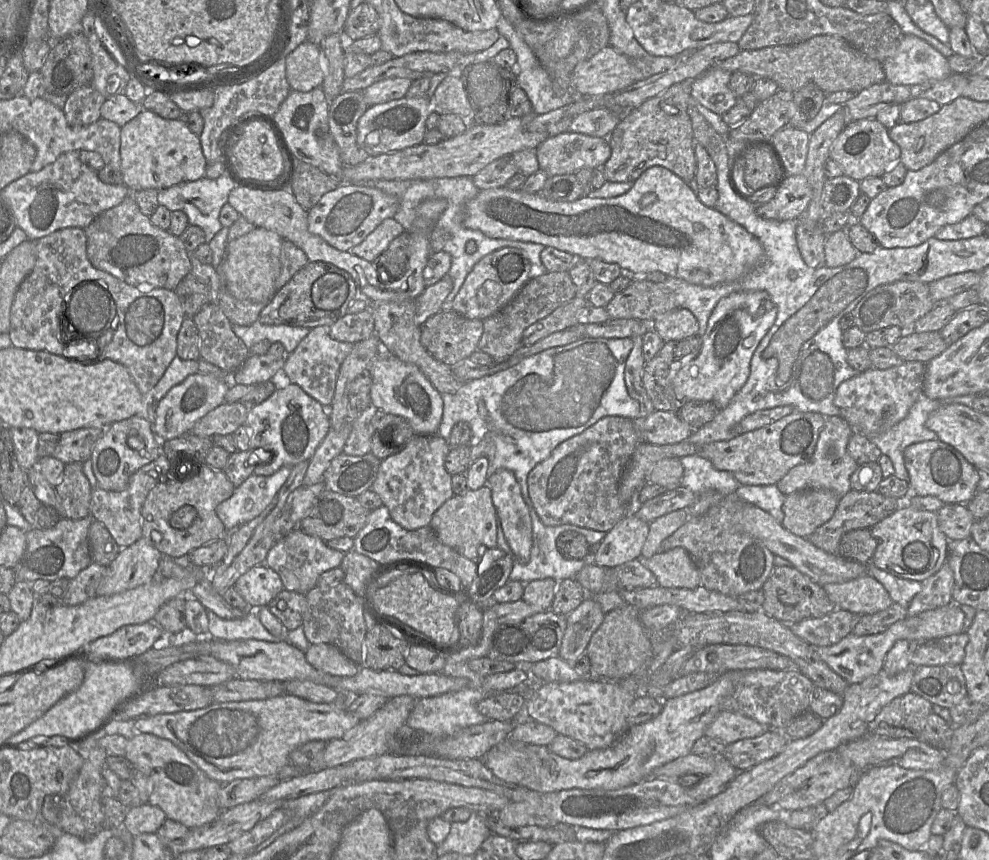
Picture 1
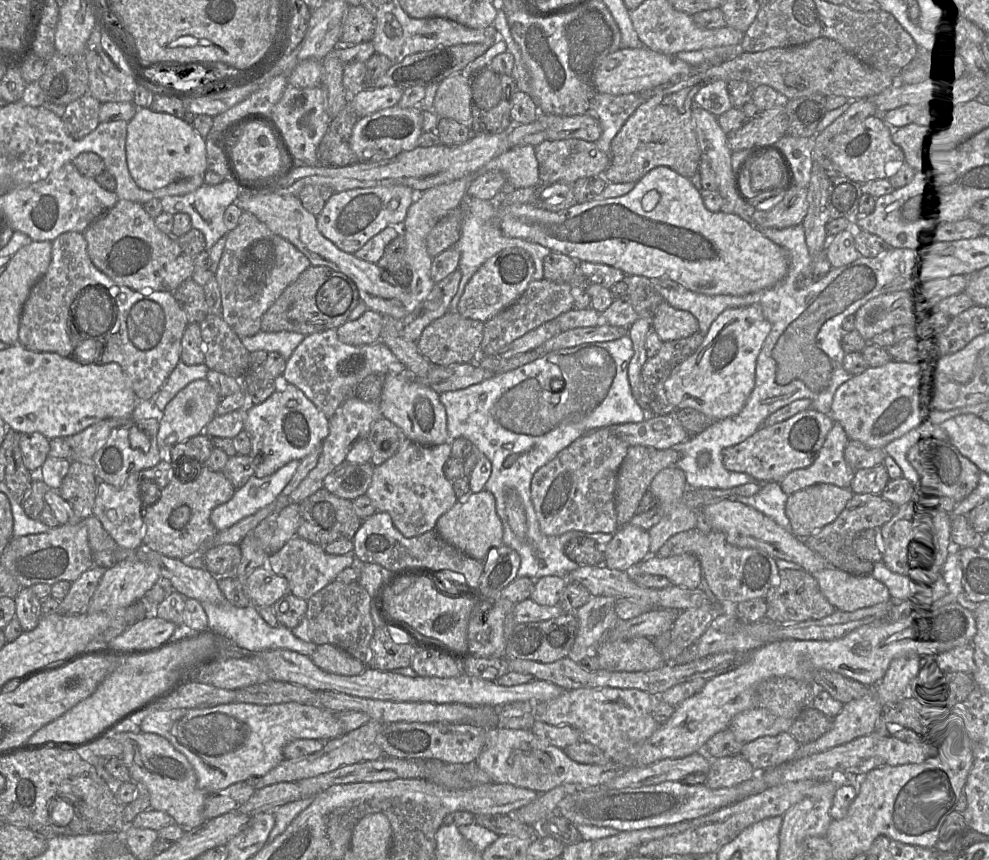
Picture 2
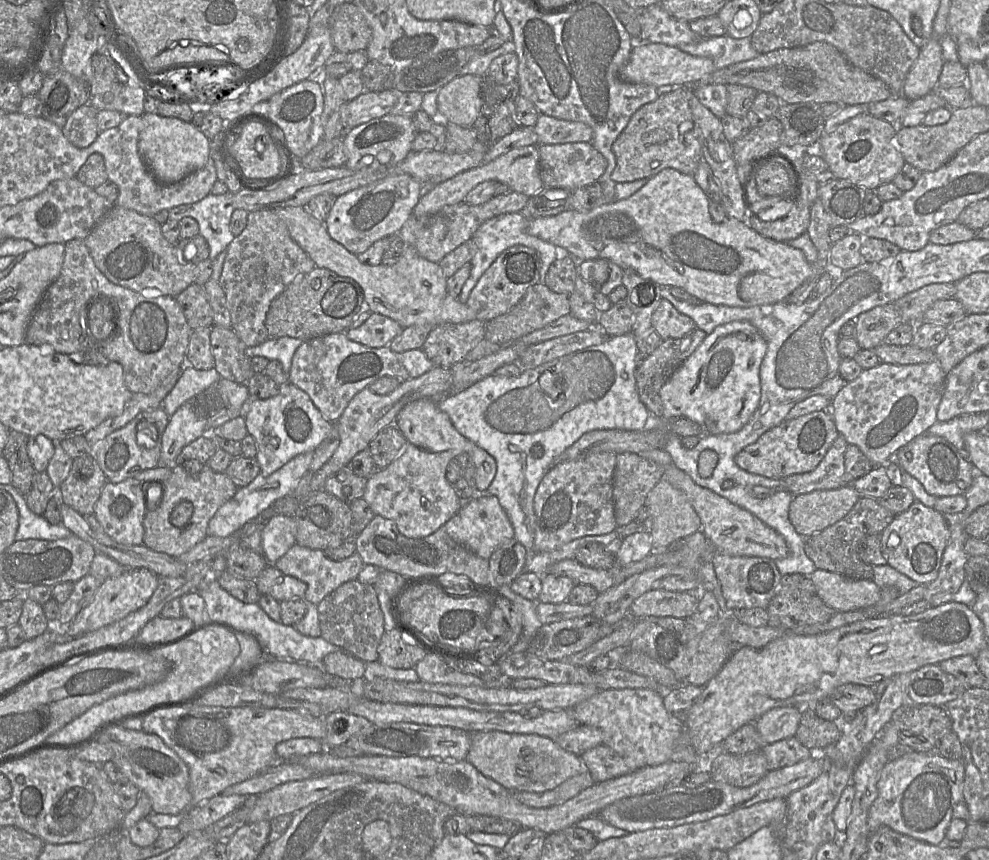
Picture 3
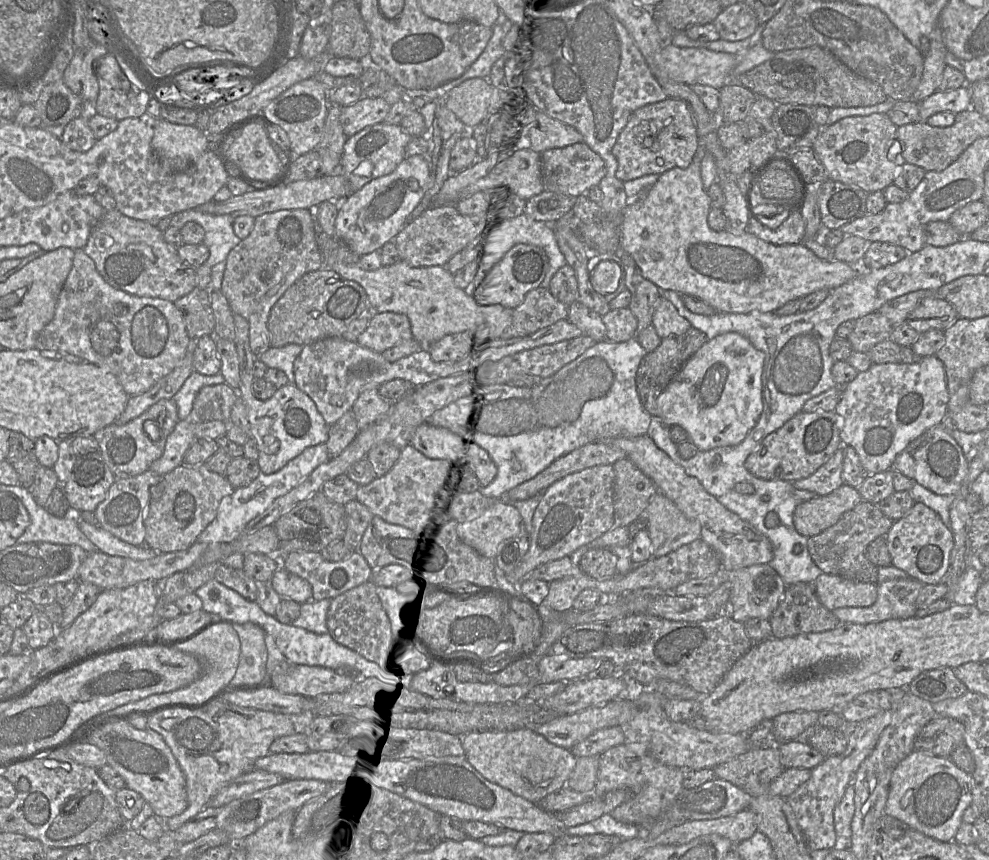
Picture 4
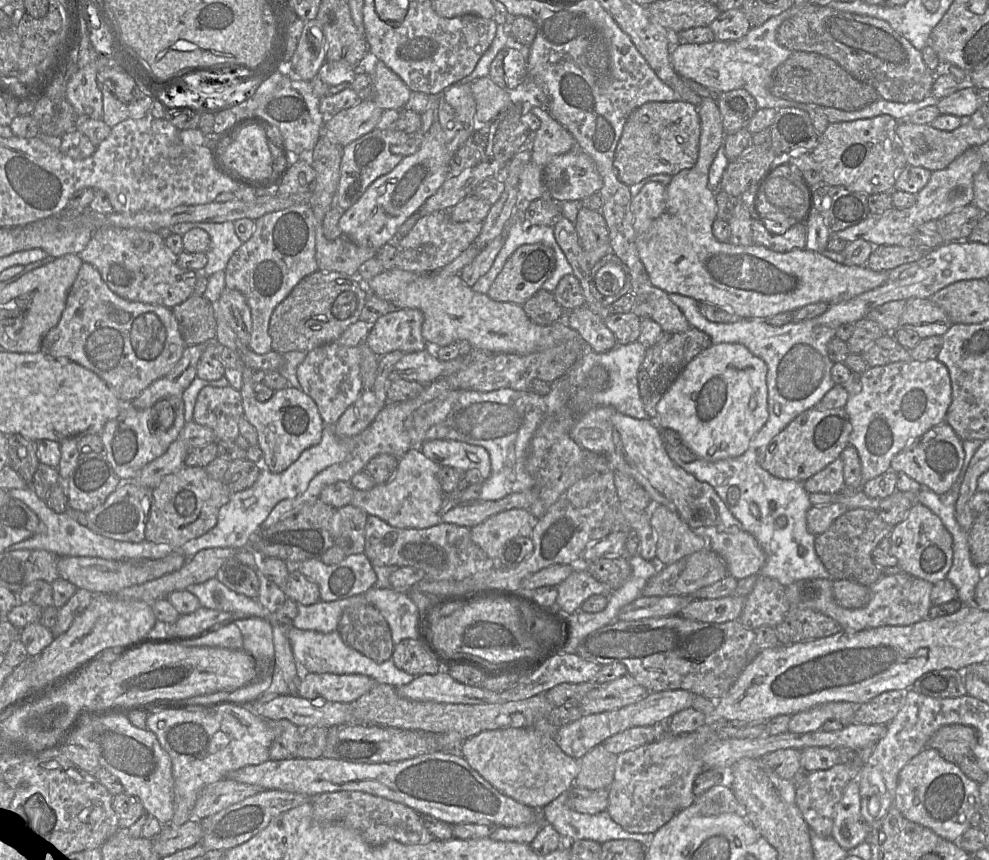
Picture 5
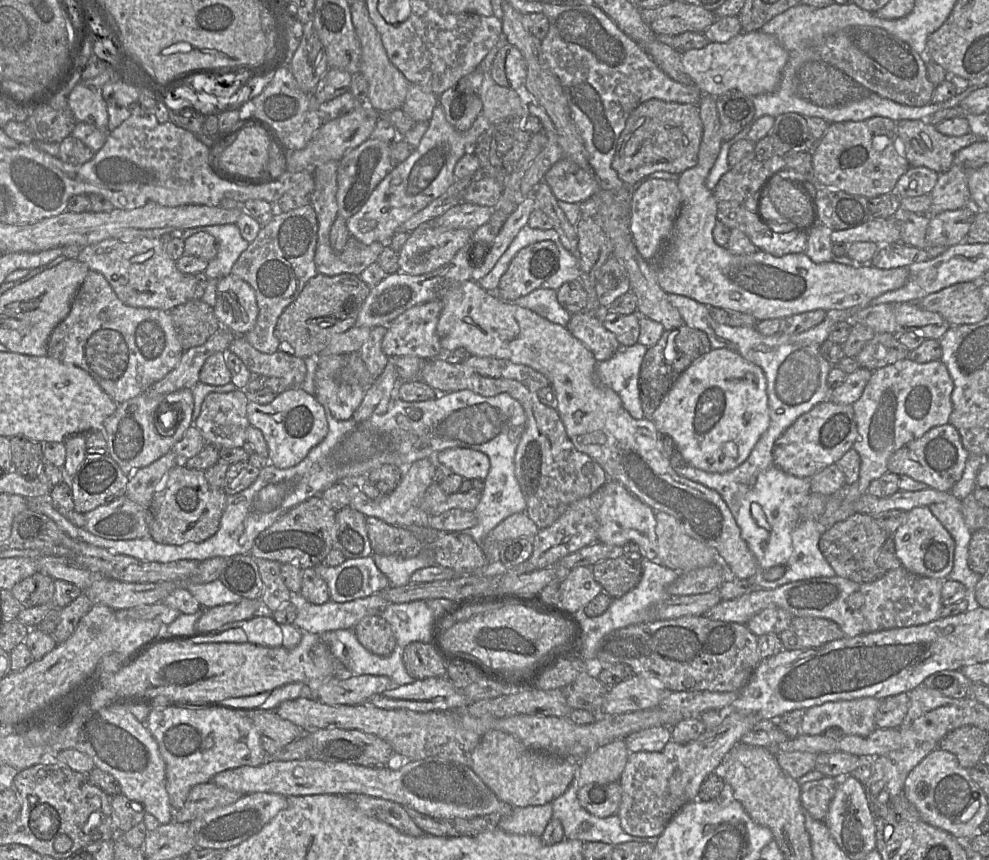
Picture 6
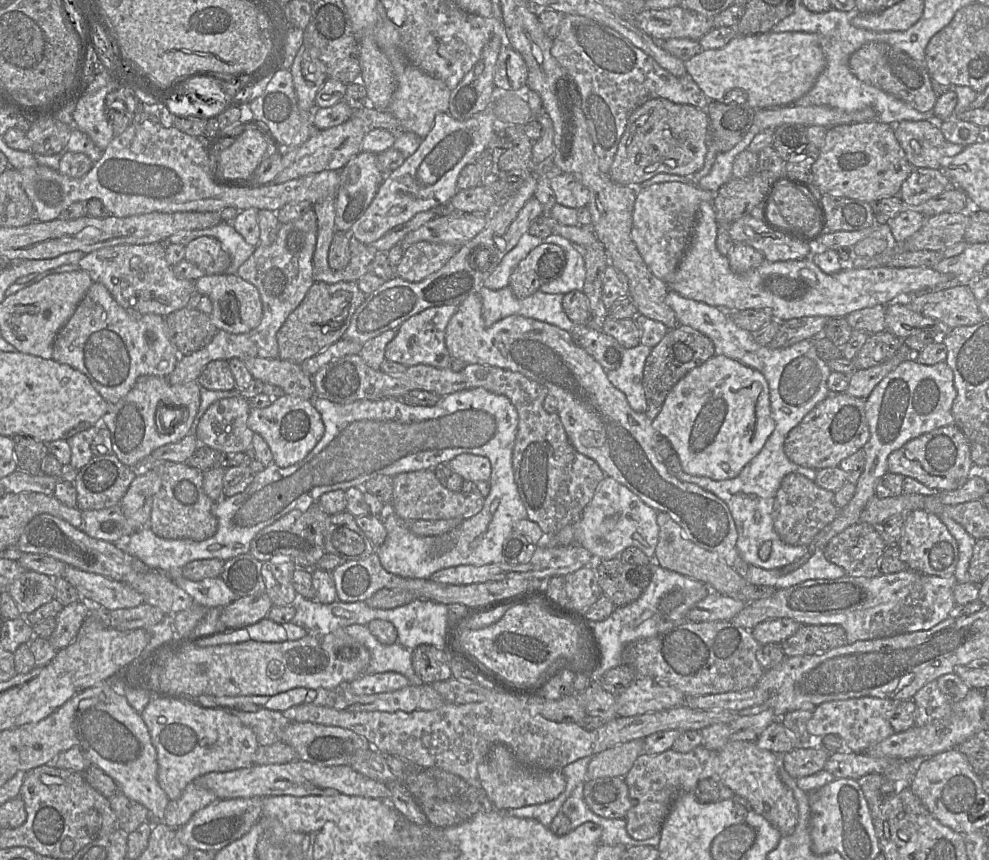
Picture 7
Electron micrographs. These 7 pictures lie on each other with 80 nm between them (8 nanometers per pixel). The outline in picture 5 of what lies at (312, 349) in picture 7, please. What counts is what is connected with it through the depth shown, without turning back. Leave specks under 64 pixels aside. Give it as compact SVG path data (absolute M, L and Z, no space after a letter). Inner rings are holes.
M316 271L304 277L273 310L269 322L272 351L309 352L337 341L342 333L359 320L368 291L357 276L339 272Z

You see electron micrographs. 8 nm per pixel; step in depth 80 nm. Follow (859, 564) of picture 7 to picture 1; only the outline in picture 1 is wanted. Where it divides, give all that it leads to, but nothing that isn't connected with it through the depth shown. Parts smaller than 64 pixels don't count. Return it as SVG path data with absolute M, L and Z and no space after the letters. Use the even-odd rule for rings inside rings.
M849 490L838 500L837 507L832 517L816 528L808 537L813 545L830 554L840 555L839 543L841 537L848 531L868 528L890 515L903 504L903 500L887 497L878 491Z

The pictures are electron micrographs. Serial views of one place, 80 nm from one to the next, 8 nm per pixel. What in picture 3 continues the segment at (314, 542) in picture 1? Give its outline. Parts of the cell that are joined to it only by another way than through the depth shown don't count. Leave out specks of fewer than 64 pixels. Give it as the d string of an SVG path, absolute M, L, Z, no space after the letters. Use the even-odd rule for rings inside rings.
M297 543L291 546L288 551L274 563L274 566L281 572L295 577L307 585L303 599L306 603L315 605L343 583L357 579L365 565L357 552L343 560L332 560L327 557L321 549L311 549L298 545Z

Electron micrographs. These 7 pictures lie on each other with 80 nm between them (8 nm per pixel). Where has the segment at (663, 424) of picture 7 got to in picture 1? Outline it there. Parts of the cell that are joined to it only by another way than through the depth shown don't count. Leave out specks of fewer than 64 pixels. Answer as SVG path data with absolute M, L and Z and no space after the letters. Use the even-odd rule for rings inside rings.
M764 290L739 291L722 298L713 309L699 349L671 369L671 384L678 399L707 401L719 409L728 406L744 386L753 353L775 322L777 307Z

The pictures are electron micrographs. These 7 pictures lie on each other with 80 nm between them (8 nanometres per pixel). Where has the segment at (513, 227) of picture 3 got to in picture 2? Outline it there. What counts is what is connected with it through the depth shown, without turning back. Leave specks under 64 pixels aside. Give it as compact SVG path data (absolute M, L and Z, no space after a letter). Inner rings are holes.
M467 195L465 196L460 206L460 209L462 210L461 235L459 240L452 246L460 253L458 270L461 272L462 276L458 290L450 302L449 310L456 311L465 286L481 265L487 259L504 249L520 248L526 251L534 262L534 279L540 280L544 278L543 261L551 250L538 243L506 236L500 227L501 207L502 206L499 206L499 204L496 203L496 200L482 200L468 197Z

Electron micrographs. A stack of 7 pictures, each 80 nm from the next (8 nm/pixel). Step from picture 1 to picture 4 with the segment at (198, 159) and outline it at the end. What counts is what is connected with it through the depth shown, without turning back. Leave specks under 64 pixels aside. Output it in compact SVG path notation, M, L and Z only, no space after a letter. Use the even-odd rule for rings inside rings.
M158 118L151 141L162 161L171 161L171 170L183 171L208 150L205 133L193 125L179 125Z

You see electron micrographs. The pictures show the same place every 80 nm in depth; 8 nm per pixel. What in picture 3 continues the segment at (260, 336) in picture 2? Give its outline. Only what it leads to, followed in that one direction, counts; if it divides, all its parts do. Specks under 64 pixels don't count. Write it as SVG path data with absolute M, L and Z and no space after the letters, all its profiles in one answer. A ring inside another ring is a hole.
M292 337L267 339L257 346L247 348L247 351L251 357L261 356L269 361L279 361L285 373L288 374L291 368L293 355L302 343L303 340Z

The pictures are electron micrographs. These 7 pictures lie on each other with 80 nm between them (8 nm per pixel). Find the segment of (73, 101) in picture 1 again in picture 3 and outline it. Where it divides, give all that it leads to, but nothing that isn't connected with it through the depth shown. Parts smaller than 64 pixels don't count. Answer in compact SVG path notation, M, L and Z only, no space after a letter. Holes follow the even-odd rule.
M86 103L66 118L62 132L72 145L77 148L86 148L96 140L97 111L90 103Z

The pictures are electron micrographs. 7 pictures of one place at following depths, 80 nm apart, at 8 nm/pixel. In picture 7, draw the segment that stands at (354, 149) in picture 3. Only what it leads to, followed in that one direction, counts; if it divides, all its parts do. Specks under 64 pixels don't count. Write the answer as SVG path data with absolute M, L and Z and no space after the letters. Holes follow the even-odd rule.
M361 151L339 171L340 184L335 202L335 229L337 231L349 233L353 224L363 215L375 197L385 177L377 168L376 160L377 154Z

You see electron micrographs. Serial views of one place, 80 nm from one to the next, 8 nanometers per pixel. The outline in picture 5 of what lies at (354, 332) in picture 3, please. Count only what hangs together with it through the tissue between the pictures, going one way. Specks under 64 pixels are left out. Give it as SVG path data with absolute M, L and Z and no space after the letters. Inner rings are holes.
M398 309L379 317L370 327L365 339L367 346L379 357L393 352L405 354L425 350L428 344L422 336L423 313L417 309Z

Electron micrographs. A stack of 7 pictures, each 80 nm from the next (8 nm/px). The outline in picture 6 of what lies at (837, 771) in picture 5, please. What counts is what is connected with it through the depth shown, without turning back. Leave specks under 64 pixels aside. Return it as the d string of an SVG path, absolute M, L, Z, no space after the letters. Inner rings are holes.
M824 776L800 786L802 807L816 820L824 821L840 779Z

